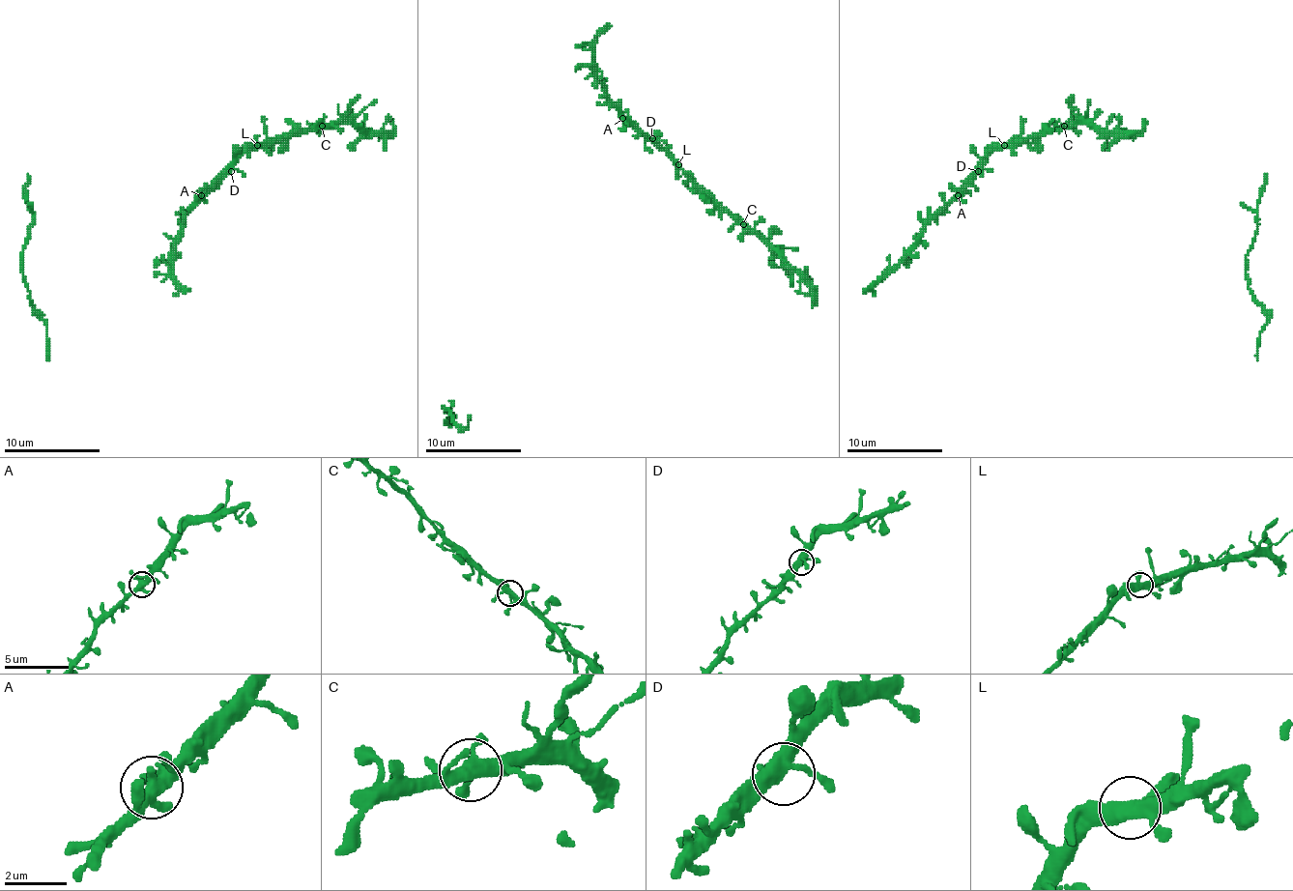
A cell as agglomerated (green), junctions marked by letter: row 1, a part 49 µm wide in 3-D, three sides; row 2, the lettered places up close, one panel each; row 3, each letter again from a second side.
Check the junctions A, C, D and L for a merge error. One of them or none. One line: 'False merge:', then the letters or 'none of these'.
False merge: none of these

